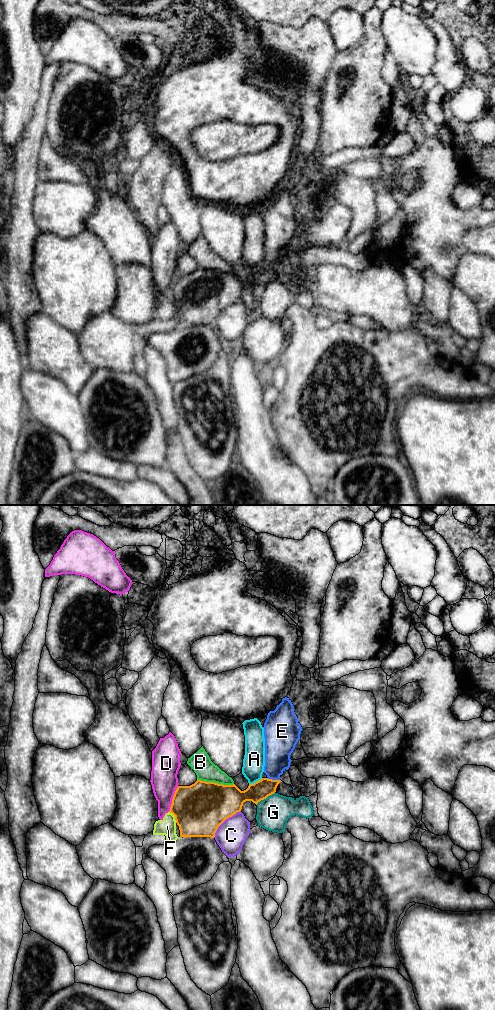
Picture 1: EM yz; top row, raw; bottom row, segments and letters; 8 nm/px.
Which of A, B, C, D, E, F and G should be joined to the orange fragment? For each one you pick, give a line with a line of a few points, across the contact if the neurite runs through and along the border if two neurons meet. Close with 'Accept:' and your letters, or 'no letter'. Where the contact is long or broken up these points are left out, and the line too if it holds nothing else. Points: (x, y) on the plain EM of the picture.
A: line yz (229, 287), (244, 284), (255, 270), (254, 247)
Accept: A

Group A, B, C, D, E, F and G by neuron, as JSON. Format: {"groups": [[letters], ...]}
{"groups": [["A"], ["B"], ["C"], ["D"], ["E"], ["F"], ["G"]]}

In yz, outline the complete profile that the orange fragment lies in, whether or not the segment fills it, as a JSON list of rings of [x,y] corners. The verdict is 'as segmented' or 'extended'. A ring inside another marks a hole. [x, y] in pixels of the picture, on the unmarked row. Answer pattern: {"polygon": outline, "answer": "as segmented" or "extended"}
{"polygon": [[[257,207],[245,208],[243,211],[245,223],[245,243],[242,262],[248,268],[249,274],[241,279],[235,272],[223,273],[215,270],[198,268],[190,274],[178,274],[169,300],[175,304],[180,318],[180,325],[210,325],[214,326],[218,315],[229,305],[240,300],[243,291],[252,289],[256,293],[276,280],[281,268],[263,266],[265,254],[264,216]]], "answer": "extended"}

